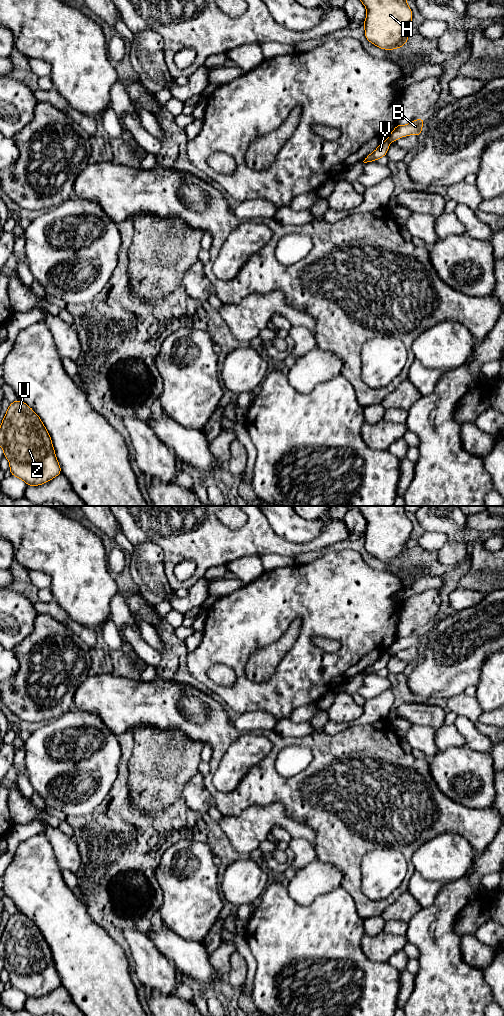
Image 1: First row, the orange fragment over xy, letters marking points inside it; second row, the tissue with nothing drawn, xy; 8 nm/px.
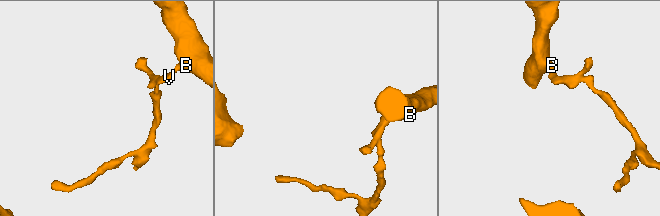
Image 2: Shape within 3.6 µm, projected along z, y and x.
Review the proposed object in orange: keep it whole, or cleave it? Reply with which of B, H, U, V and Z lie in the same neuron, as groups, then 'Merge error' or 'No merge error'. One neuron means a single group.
Groups: B H U Z / V. Merge error

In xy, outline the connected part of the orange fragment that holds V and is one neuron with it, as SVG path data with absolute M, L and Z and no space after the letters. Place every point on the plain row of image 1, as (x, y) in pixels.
M388 652L383 653L378 660L371 666L369 666L365 672L364 675L376 673L377 671L386 668L388 660L389 660L390 654Z

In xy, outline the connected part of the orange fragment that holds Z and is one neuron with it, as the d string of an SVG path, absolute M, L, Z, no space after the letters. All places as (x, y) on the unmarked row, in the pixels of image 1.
M23 913L10 915L0 938L0 958L9 973L11 986L22 991L27 998L44 996L61 985L47 941L39 928Z

